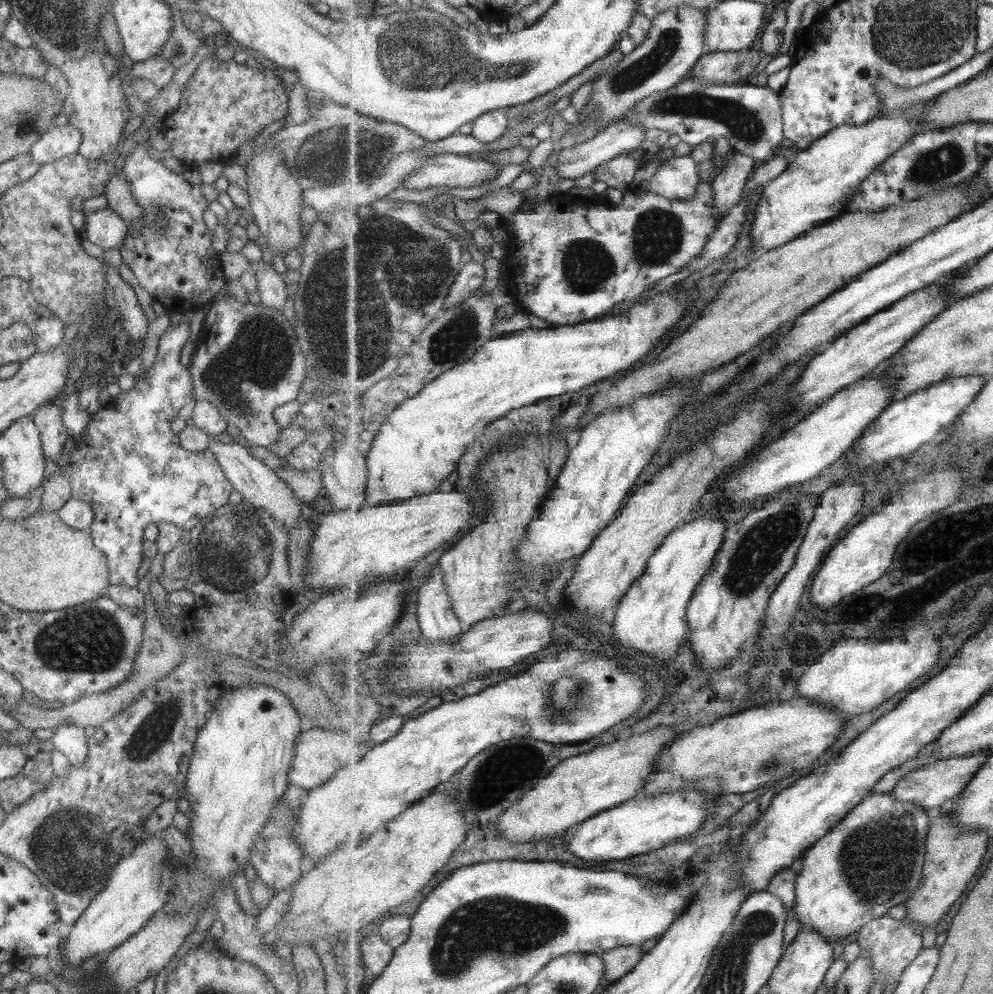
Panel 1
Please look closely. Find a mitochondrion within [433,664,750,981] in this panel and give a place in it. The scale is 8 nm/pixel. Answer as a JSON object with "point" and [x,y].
{"point":[560,697]}

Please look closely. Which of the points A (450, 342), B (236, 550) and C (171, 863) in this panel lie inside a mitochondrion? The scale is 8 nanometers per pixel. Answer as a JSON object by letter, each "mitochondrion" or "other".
{"A":"mitochondrion","B":"mitochondrion","C":"other"}

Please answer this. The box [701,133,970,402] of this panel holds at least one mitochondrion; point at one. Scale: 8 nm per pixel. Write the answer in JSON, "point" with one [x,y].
{"point":[944,161]}

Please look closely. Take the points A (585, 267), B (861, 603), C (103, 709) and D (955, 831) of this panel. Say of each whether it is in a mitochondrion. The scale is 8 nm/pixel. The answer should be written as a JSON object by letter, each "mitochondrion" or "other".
{"A":"mitochondrion","B":"other","C":"other","D":"other"}

